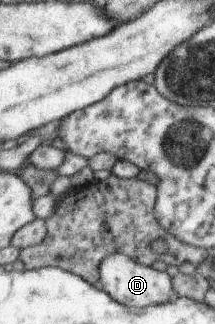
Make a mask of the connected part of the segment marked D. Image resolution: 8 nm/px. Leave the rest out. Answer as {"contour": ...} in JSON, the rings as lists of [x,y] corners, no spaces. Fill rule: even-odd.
{"contour":[[[115,253],[100,267],[100,279],[97,284],[117,301],[133,308],[144,308],[171,301],[175,297],[175,287],[169,273],[158,271],[155,267],[142,264],[129,254]]]}

